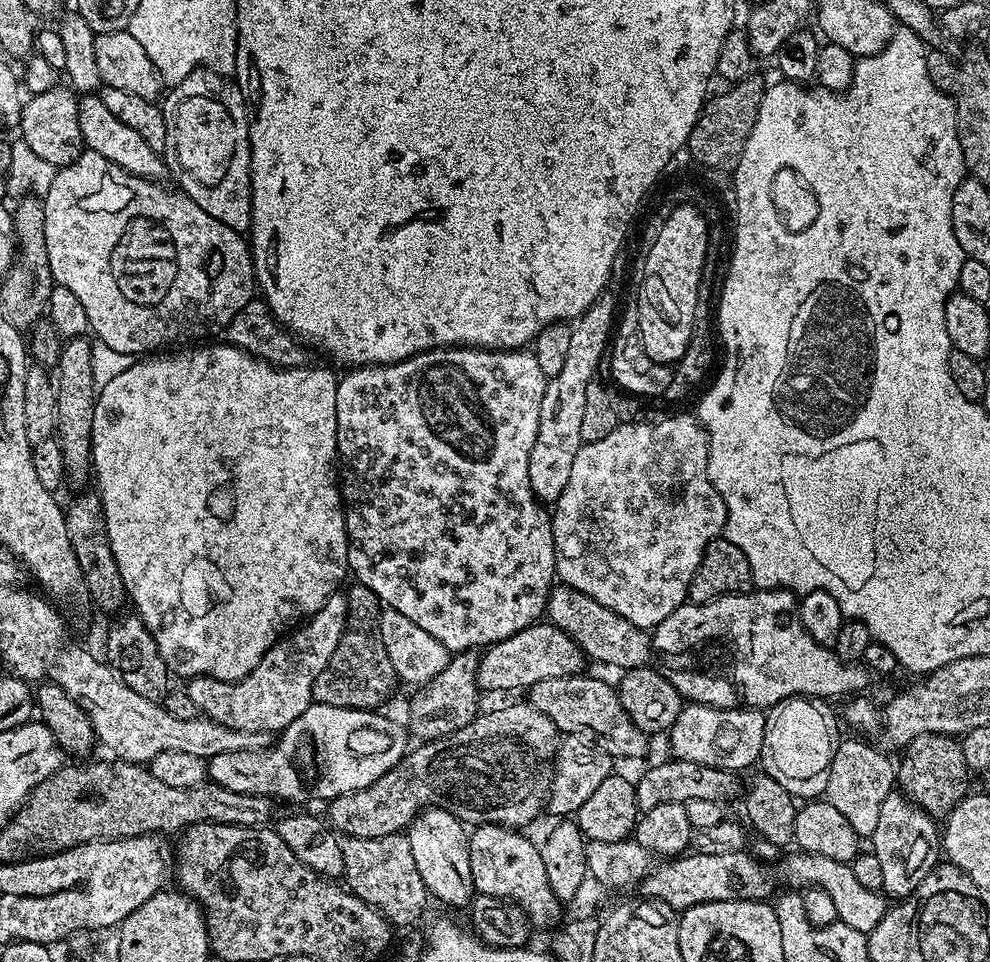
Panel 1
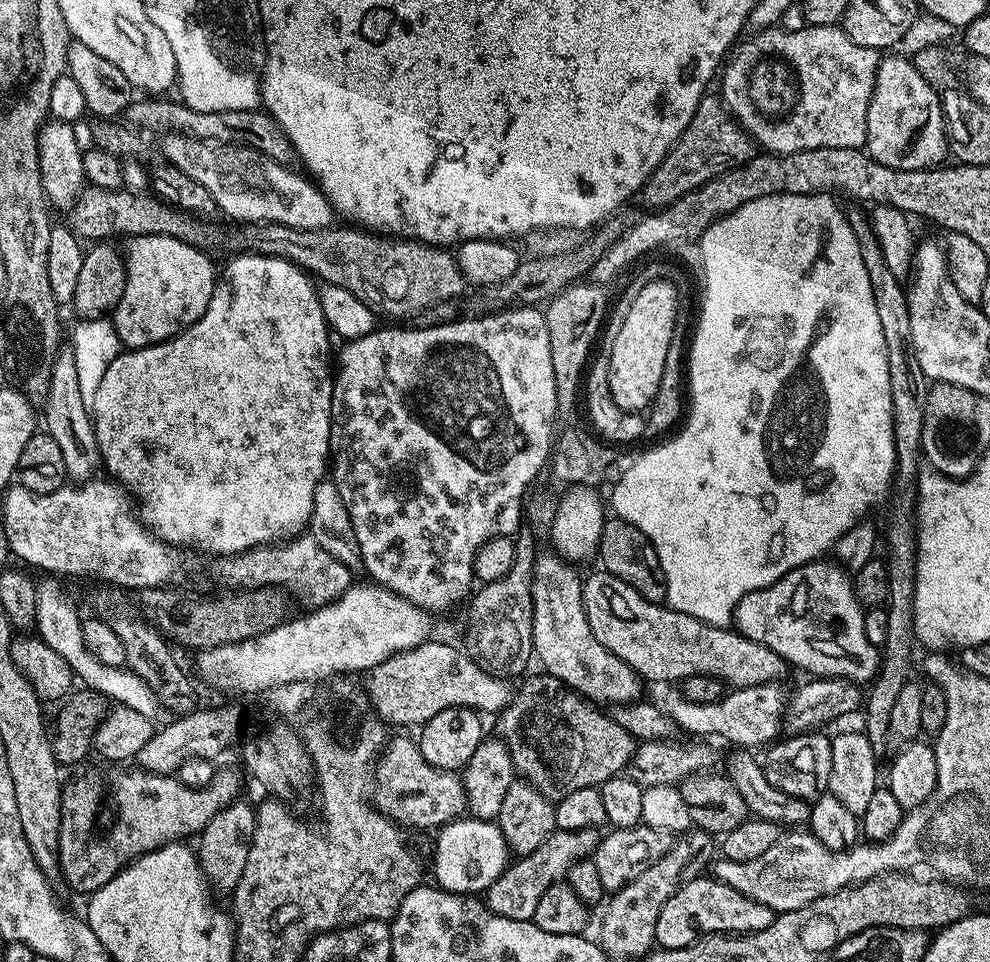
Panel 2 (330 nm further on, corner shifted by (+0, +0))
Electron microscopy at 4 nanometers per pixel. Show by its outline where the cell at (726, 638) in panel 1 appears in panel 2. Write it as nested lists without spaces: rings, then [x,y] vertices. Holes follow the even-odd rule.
[[[821,558],[790,570],[762,590],[746,594],[736,607],[734,628],[746,638],[770,646],[774,654],[781,656],[793,669],[808,672],[804,674],[809,677],[872,682],[880,671],[882,652],[870,642],[870,638],[866,638],[864,613],[865,609],[856,596],[853,577],[831,559]]]

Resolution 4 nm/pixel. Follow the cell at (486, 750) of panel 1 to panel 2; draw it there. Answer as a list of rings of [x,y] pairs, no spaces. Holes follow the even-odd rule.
[[[539,675],[530,677],[521,688],[517,687],[512,701],[498,716],[498,736],[510,750],[512,765],[517,773],[549,798],[556,798],[574,790],[594,788],[605,784],[612,776],[621,775],[627,769],[630,758],[636,753],[636,737],[622,730],[622,726],[618,726],[618,722],[610,719],[599,707],[571,691],[557,676]]]

